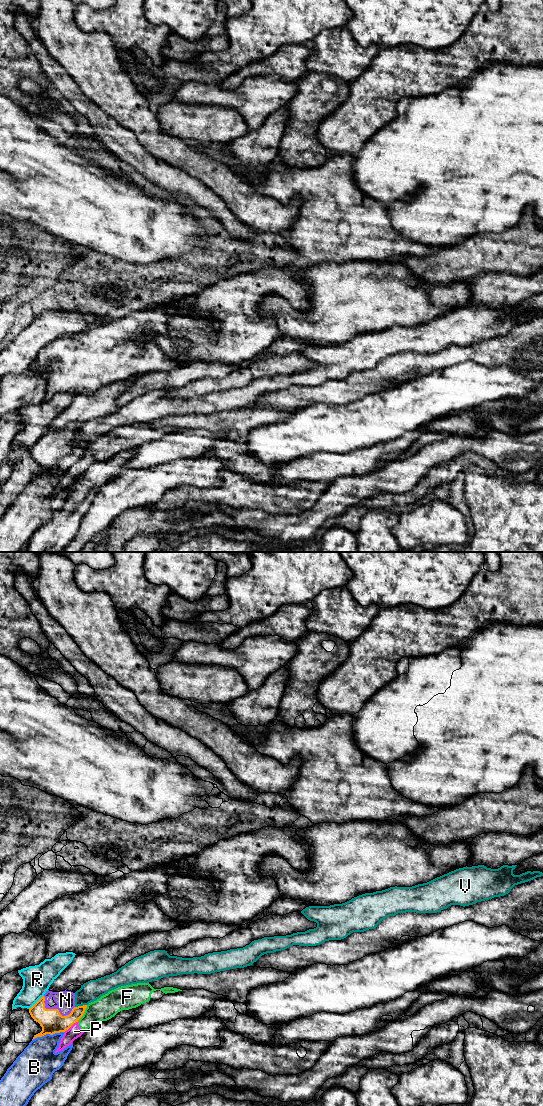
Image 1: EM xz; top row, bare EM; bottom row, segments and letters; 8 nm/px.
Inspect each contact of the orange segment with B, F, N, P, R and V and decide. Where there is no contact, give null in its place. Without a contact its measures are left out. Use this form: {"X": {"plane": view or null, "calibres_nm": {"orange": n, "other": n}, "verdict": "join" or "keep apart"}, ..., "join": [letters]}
{"B": {"plane": "xz", "calibres_nm": {"orange": 190, "other": 300}, "verdict": "keep apart"}, "F": {"plane": "xz", "calibres_nm": {"orange": 170, "other": 190}, "verdict": "keep apart"}, "N": {"plane": "xz", "calibres_nm": {"orange": 190, "other": 160}, "verdict": "join"}, "P": {"plane": "xz", "calibres_nm": {"orange": 190, "other": 100}, "verdict": "keep apart"}, "R": {"plane": "xz", "calibres_nm": {"orange": 190, "other": 220}, "verdict": "keep apart"}, "V": {"plane": "xz", "calibres_nm": {"orange": 170, "other": 160}, "verdict": "keep apart"}, "join": ["N"]}

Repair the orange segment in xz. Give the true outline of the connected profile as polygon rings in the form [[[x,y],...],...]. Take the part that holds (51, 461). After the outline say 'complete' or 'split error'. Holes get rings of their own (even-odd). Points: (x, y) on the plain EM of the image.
[[[69,426],[65,431],[46,431],[31,448],[29,453],[34,461],[42,467],[42,471],[33,479],[46,474],[65,472],[83,456],[87,445],[75,446],[75,432],[81,426]]]; split error

